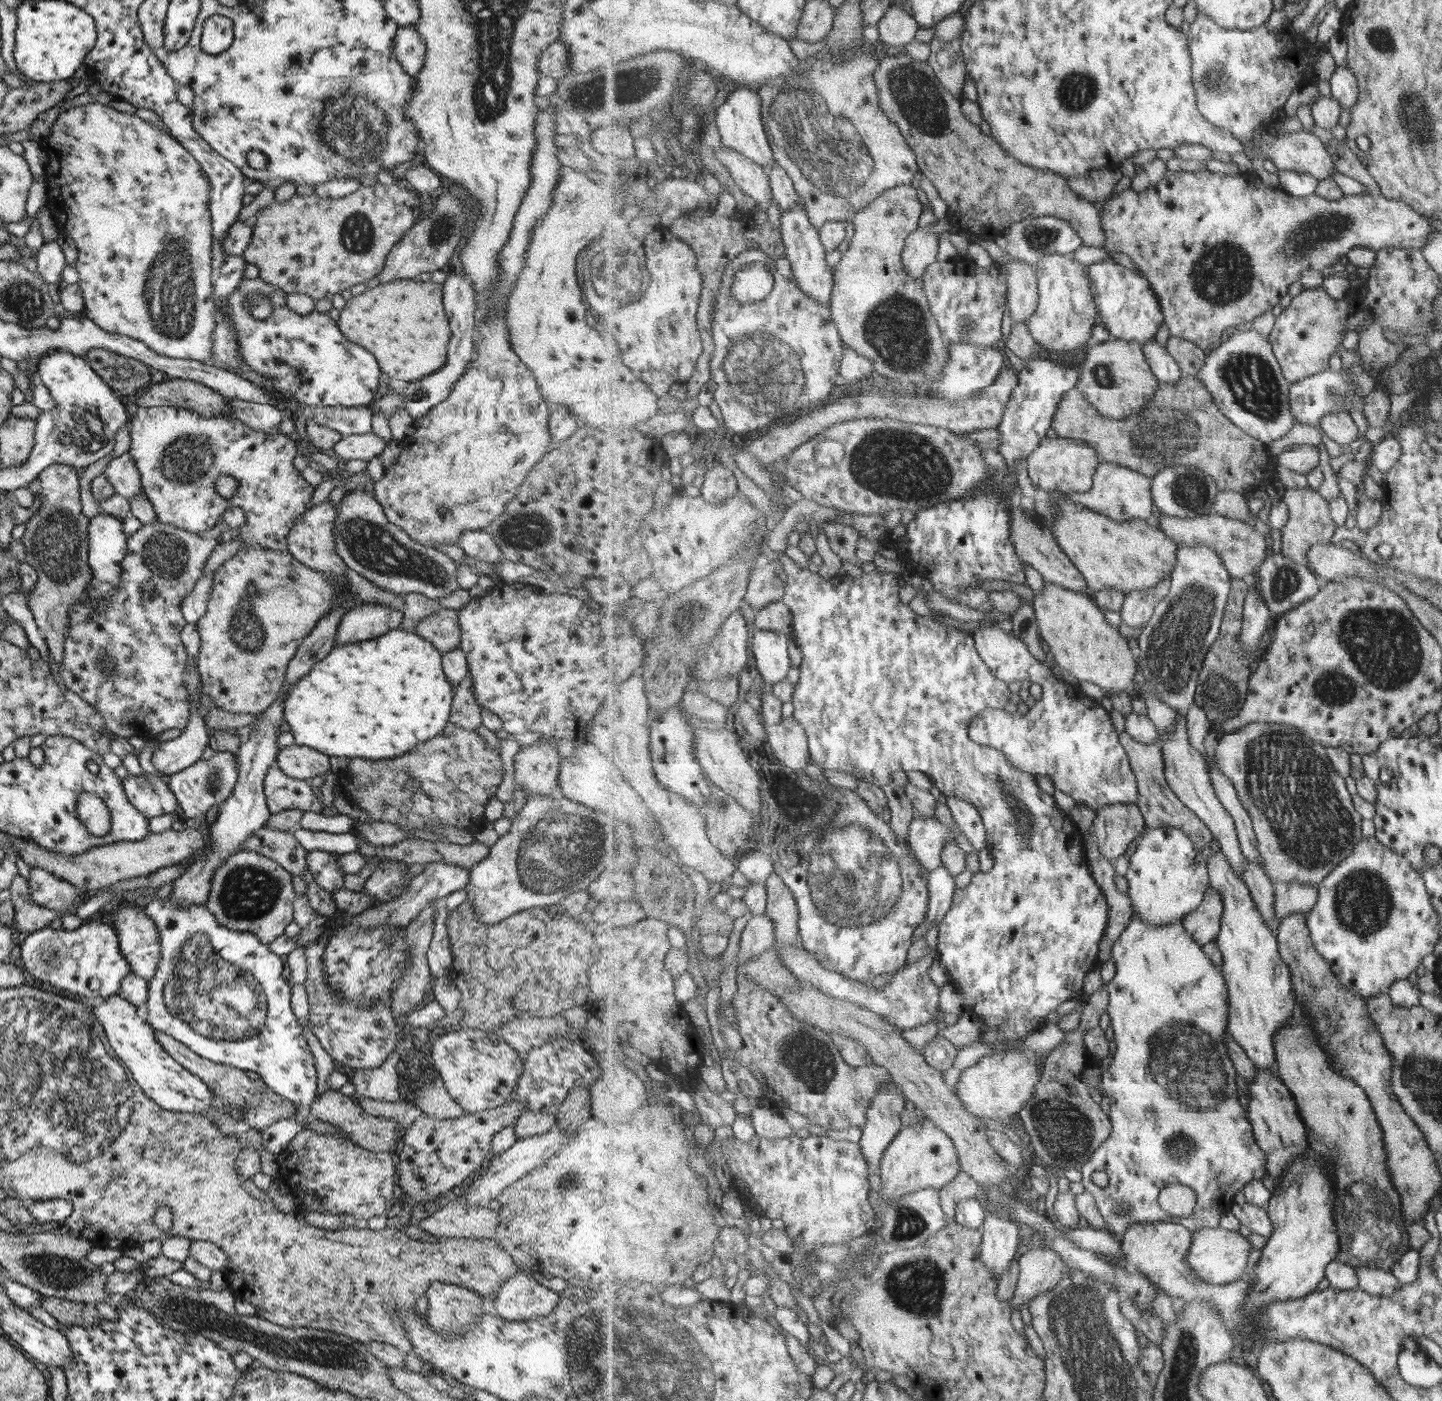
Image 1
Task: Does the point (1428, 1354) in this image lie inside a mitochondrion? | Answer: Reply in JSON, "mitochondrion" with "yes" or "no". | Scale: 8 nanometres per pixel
{"mitochondrion":"yes"}

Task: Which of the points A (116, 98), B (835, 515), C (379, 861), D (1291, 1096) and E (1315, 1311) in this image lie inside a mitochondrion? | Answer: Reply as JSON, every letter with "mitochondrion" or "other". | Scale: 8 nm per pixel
{"A":"other","B":"other","C":"other","D":"other","E":"mitochondrion"}

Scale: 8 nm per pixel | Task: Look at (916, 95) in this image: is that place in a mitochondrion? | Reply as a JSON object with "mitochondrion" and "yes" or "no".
{"mitochondrion":"yes"}

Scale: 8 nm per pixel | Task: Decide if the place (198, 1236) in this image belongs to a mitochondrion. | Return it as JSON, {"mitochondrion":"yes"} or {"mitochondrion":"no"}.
{"mitochondrion":"no"}

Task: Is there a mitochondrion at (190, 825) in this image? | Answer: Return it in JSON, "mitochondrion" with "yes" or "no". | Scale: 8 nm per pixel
{"mitochondrion":"no"}

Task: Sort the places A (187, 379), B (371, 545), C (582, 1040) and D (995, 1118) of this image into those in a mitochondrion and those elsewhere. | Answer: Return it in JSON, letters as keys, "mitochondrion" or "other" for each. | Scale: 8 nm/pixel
{"A":"other","B":"mitochondrion","C":"other","D":"other"}

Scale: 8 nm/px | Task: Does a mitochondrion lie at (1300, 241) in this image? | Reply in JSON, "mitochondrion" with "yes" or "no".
{"mitochondrion":"yes"}

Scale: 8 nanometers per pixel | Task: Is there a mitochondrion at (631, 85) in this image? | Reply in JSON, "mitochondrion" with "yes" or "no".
{"mitochondrion":"yes"}

